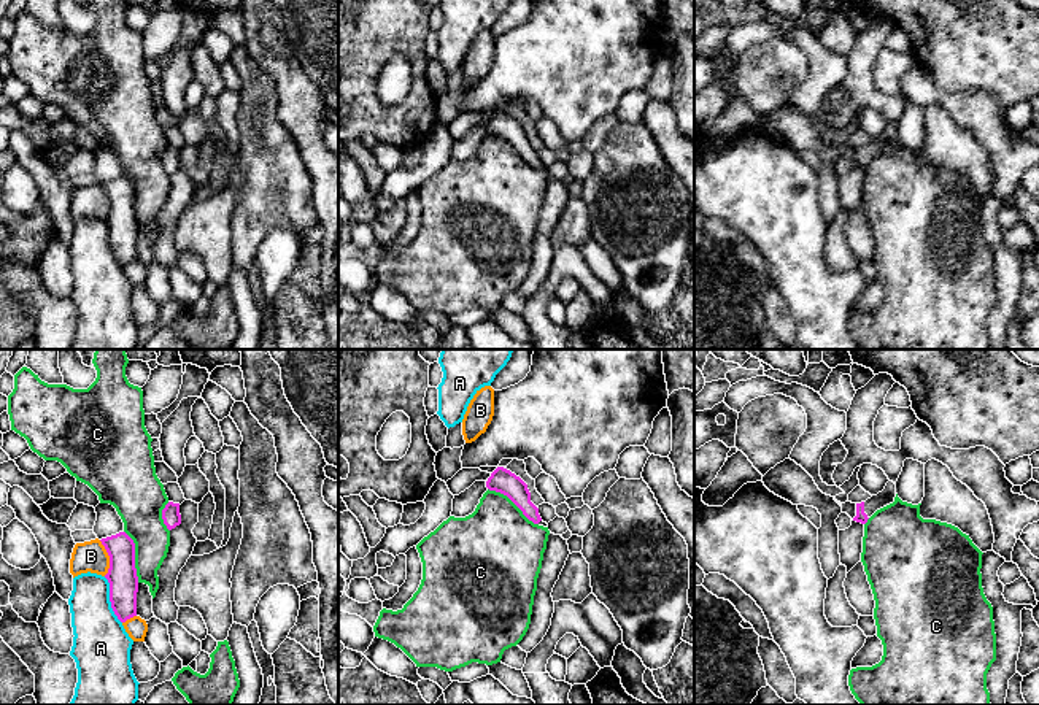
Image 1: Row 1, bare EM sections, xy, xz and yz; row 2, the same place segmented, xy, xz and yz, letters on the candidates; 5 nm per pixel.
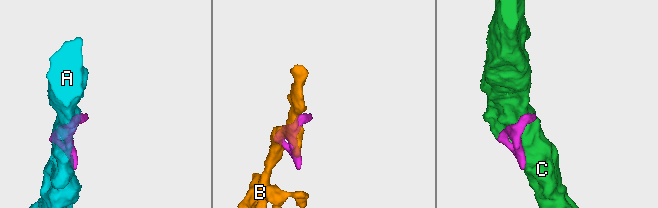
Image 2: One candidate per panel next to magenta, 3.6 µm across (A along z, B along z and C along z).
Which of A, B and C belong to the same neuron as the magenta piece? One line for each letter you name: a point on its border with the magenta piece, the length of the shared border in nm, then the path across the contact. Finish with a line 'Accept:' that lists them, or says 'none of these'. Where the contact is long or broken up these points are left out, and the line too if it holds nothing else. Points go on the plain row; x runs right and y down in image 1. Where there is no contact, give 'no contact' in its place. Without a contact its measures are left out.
Accept: none of these

